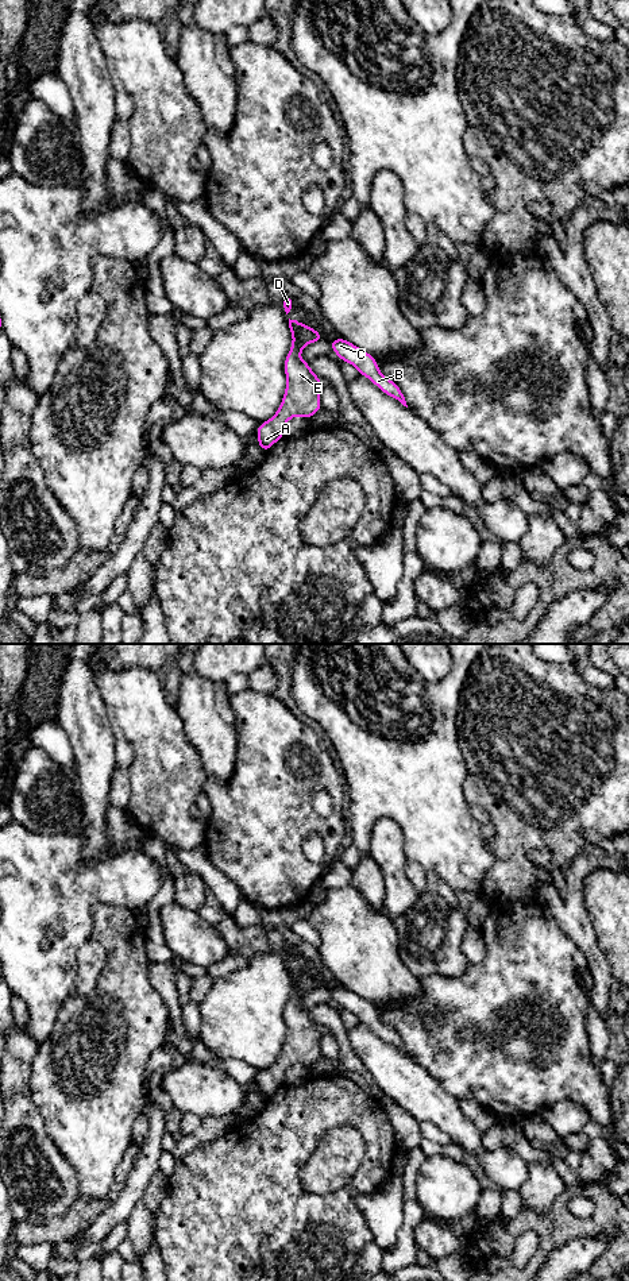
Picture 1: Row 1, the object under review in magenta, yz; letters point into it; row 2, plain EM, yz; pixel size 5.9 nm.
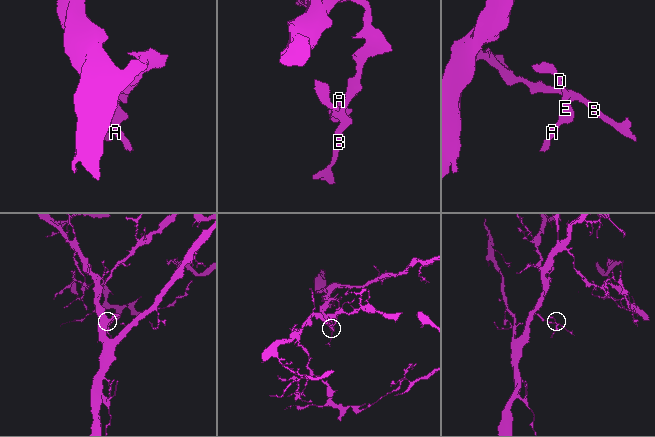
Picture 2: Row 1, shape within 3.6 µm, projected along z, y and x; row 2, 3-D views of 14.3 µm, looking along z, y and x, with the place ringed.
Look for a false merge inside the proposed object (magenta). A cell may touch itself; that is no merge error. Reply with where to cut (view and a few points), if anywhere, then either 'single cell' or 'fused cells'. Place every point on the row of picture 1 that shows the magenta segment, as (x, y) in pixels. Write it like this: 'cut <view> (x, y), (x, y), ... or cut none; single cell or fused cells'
cut yz (293, 338), (309, 343); fused cells

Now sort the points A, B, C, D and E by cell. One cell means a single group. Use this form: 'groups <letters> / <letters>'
groups A D E / B C

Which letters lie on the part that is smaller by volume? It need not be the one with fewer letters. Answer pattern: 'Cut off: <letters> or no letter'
Cut off: A, D, E

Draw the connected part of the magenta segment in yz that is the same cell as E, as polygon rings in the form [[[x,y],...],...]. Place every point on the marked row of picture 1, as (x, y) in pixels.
[[[293,339],[283,363],[286,374],[283,400],[275,414],[256,428],[258,445],[265,452],[285,435],[285,425],[292,417],[301,416],[308,420],[321,409],[323,382],[300,356],[308,344],[310,343]]]

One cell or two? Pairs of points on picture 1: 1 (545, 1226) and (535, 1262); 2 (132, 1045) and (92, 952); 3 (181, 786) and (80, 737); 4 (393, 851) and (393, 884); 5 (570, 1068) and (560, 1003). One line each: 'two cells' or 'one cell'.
1: one cell
2: two cells
3: two cells
4: one cell
5: one cell

